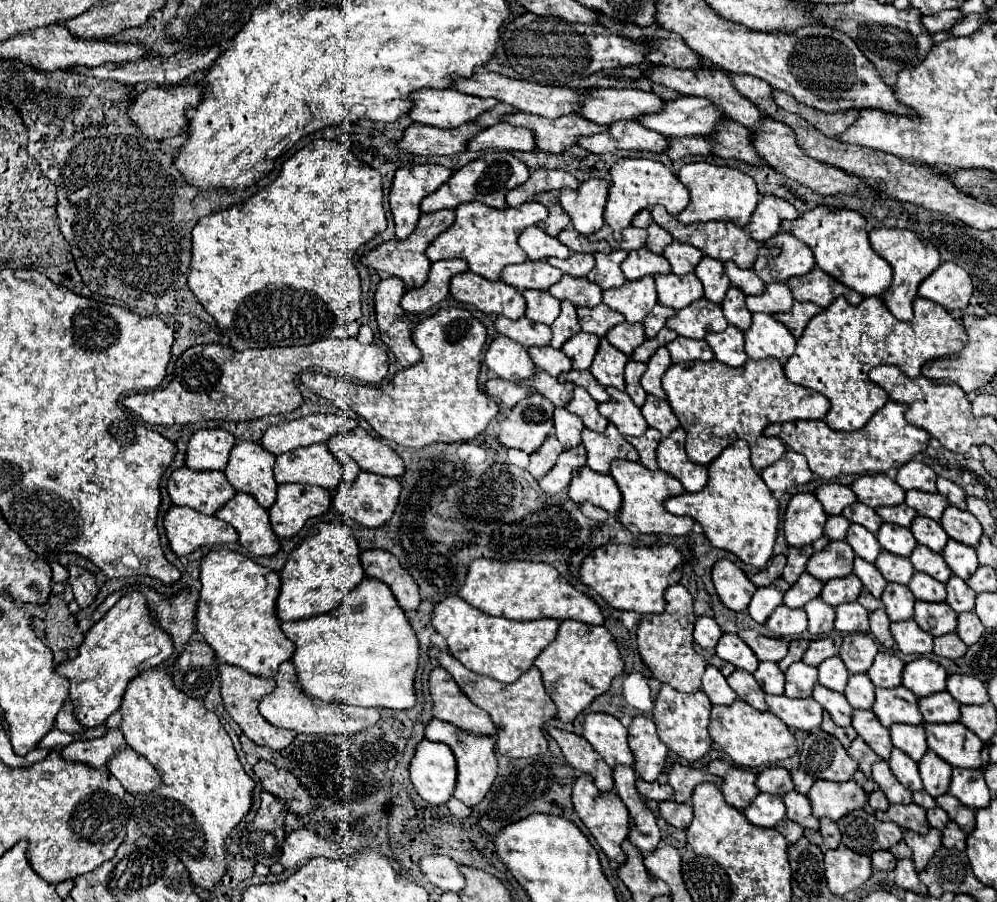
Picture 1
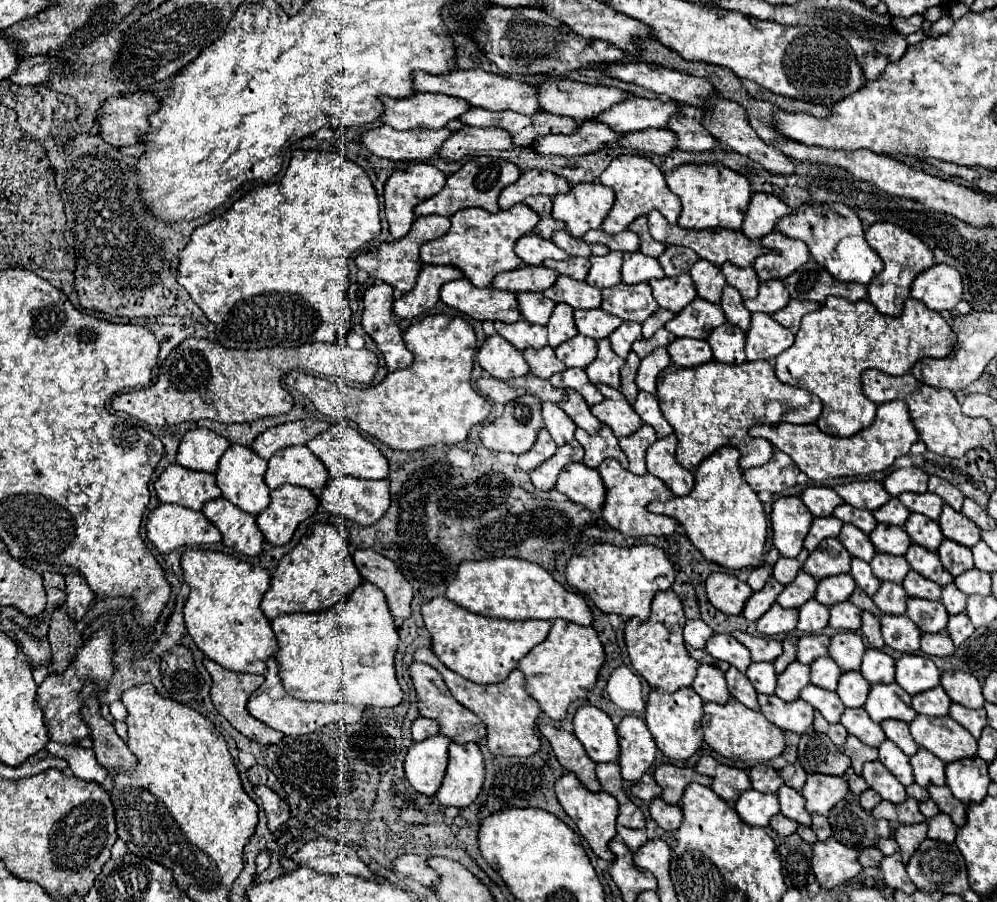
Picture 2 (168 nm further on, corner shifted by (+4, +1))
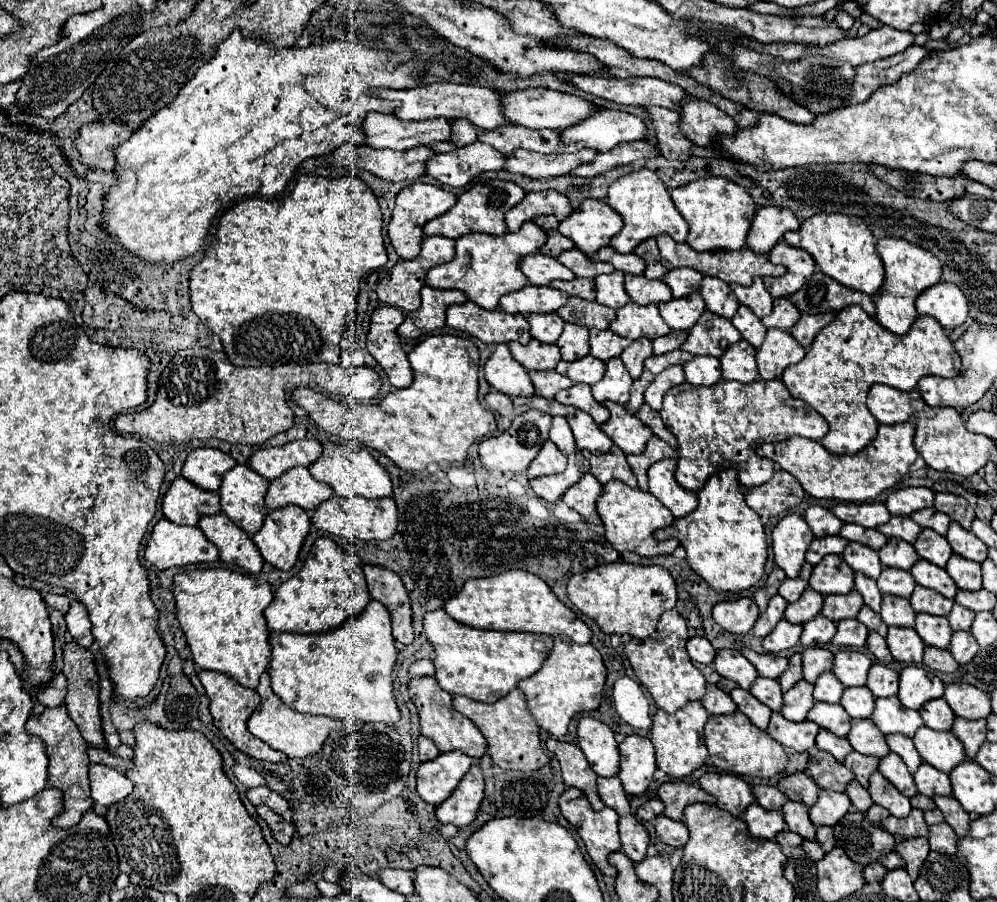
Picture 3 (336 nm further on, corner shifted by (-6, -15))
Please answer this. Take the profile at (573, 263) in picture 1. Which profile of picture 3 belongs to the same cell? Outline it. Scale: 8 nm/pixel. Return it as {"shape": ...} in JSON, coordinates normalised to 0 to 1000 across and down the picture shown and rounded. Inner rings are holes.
{"shape":[[[575,308],[573,313],[565,313],[565,310],[557,310],[553,315],[559,322],[569,324],[571,328],[581,328],[587,333],[597,333],[597,310],[595,308]]]}

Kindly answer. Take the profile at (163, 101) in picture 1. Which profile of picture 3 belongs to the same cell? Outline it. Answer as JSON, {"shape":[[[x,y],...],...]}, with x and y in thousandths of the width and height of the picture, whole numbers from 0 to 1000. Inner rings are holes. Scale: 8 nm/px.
{"shape":[[[115,133],[91,135],[81,140],[75,162],[81,169],[81,177],[85,184],[97,188],[113,188],[117,184],[115,164],[131,149],[133,142]]]}

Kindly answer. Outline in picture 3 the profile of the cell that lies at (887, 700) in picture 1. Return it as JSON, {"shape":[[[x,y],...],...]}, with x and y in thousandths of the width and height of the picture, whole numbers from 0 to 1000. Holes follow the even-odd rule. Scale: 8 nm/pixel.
{"shape":[[[900,772],[892,774],[880,774],[878,776],[878,789],[874,794],[878,805],[890,816],[896,812],[902,812],[906,816],[916,818],[918,812],[926,805],[924,792],[920,787],[910,787]]]}

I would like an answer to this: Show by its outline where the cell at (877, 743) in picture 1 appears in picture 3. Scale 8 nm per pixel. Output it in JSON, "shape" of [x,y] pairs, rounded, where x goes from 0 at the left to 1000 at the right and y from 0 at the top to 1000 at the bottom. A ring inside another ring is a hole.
{"shape":[[[856,798],[854,812],[850,814],[850,820],[854,823],[856,831],[862,831],[862,836],[874,836],[874,838],[890,838],[894,831],[890,829],[888,816],[882,812],[882,807],[876,803],[876,798]]]}

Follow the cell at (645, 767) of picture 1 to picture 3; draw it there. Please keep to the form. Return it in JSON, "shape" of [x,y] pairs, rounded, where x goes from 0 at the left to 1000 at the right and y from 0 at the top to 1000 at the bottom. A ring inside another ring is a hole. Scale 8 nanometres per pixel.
{"shape":[[[639,814],[629,816],[621,825],[621,836],[623,836],[621,863],[625,867],[627,878],[635,882],[645,880],[655,865],[655,856],[659,854],[657,829],[653,820]]]}

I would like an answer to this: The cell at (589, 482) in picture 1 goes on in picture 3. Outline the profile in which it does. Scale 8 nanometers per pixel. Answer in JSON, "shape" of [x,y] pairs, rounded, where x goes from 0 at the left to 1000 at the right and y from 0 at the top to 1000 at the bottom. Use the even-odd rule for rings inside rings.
{"shape":[[[587,525],[583,528],[583,532],[579,537],[575,537],[567,548],[565,548],[565,557],[579,565],[591,581],[603,581],[601,568],[599,568],[599,552],[603,548],[603,537],[597,532],[595,525]]]}

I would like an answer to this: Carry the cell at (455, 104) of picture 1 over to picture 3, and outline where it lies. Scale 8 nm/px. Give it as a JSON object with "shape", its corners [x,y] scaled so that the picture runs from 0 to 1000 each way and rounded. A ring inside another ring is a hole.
{"shape":[[[372,124],[364,144],[368,149],[368,162],[372,164],[396,164],[410,166],[438,155],[452,153],[452,133],[450,131],[432,131],[420,135],[404,135],[396,126]]]}

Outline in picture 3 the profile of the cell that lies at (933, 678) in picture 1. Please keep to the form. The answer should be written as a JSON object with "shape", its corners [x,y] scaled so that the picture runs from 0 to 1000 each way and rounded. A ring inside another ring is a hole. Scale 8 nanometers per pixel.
{"shape":[[[908,738],[902,749],[902,776],[908,785],[922,787],[928,778],[944,774],[948,758],[932,743],[920,738]]]}

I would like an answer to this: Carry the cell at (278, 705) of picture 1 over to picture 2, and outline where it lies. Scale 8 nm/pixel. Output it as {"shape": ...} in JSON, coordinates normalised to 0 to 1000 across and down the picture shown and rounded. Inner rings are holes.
{"shape":[[[274,729],[268,732],[268,743],[266,743],[266,756],[250,772],[250,778],[248,778],[248,789],[262,798],[264,803],[276,807],[278,812],[286,814],[286,816],[304,816],[304,814],[312,814],[312,812],[318,812],[320,807],[324,807],[326,803],[330,800],[346,800],[346,803],[356,803],[358,798],[362,798],[364,794],[364,787],[358,785],[358,783],[352,783],[352,780],[340,780],[340,778],[304,778],[304,776],[298,776],[294,772],[290,772],[280,754],[280,747],[278,747],[278,736]]]}

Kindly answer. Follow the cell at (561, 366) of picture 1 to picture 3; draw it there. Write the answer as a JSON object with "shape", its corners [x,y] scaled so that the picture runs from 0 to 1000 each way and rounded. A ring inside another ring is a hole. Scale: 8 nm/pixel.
{"shape":[[[533,410],[531,417],[537,428],[537,437],[545,441],[557,441],[561,432],[575,428],[575,424],[569,417],[563,417],[559,410]]]}

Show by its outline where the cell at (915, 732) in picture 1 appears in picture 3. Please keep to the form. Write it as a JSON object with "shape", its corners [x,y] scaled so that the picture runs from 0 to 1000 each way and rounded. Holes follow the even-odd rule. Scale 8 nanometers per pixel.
{"shape":[[[894,814],[894,816],[890,816],[890,825],[892,825],[894,834],[902,836],[902,838],[908,843],[908,847],[910,847],[912,856],[914,856],[914,858],[918,858],[918,856],[920,856],[920,851],[922,851],[922,847],[924,847],[926,843],[924,843],[922,834],[918,831],[916,820],[914,820],[914,818],[910,818],[910,816],[906,816],[906,814]]]}

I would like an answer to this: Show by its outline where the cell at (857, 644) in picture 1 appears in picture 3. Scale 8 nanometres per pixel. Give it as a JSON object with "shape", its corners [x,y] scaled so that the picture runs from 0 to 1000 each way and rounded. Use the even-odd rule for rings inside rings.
{"shape":[[[844,721],[844,723],[838,725],[836,747],[850,763],[854,763],[854,761],[868,761],[870,745],[872,745],[874,736],[876,734],[866,723],[860,723],[860,721]]]}

